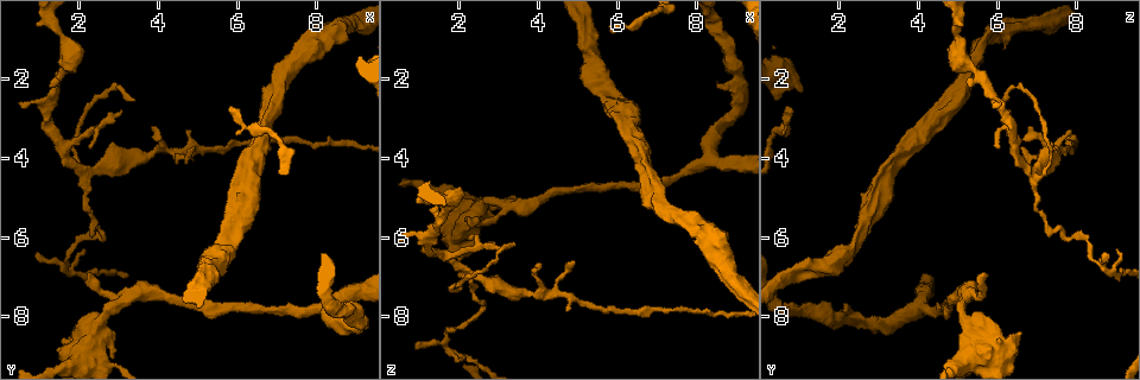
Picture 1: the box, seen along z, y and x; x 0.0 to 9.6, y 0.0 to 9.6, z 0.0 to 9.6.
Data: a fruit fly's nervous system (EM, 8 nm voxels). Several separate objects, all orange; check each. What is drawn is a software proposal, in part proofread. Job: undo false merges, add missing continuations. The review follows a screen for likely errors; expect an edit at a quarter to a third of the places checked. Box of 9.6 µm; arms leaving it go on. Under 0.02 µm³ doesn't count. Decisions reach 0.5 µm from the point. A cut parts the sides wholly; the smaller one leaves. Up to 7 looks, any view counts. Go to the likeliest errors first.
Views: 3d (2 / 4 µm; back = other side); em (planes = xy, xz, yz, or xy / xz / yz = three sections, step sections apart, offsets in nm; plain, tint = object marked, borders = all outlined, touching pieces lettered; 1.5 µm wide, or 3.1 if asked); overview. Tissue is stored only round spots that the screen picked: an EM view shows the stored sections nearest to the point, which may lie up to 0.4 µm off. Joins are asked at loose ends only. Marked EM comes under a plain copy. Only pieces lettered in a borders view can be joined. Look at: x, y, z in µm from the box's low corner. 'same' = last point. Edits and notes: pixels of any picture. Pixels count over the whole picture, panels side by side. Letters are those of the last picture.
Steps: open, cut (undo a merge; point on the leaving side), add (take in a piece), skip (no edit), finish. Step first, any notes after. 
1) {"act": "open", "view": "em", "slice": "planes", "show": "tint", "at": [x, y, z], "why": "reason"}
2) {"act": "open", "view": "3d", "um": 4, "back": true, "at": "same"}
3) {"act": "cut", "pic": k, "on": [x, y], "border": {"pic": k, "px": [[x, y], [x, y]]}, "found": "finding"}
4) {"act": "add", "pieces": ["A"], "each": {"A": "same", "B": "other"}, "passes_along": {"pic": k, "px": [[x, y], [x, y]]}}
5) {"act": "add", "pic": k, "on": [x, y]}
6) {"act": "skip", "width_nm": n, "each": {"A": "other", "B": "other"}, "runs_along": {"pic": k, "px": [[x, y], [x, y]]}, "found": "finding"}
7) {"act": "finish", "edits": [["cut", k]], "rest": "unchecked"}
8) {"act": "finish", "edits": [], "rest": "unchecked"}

{"act": "open", "view": "3d", "um": 2, "at": [2.30, 6.95, 5.75], "why": "free end"}

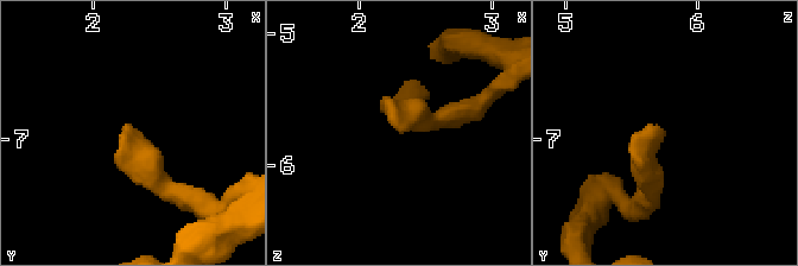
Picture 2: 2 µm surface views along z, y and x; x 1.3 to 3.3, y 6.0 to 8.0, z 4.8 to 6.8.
{"act": "open", "view": "em", "slice": "xy", "step": 8, "show": "borders", "at": [2.28, 6.92, 5.74], "why": "now the EM"}

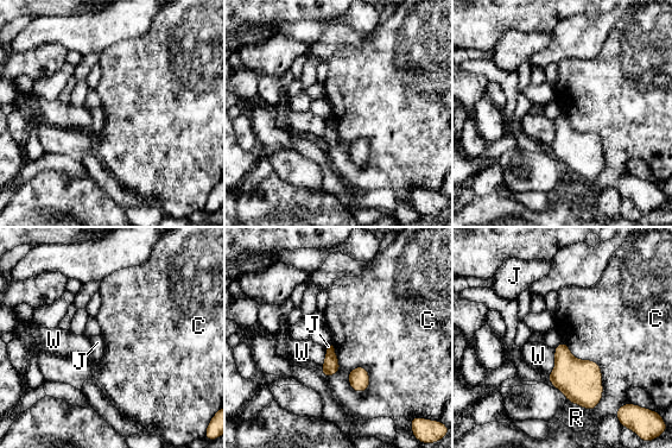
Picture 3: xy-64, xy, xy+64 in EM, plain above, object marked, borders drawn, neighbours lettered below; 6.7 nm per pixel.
{"act": "open", "view": "em", "slice": "planes", "show": "borders", "at": "same"}

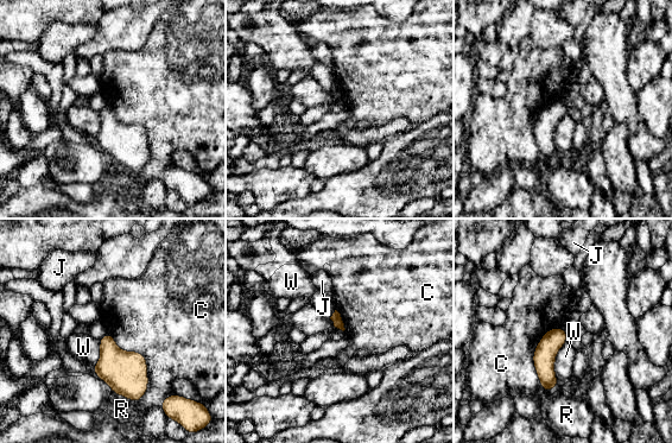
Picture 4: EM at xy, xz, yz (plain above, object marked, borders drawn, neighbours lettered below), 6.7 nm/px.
{"act": "skip", "each": {"C": "other", "J": "other", "R": "other", "W": "other"}, "runs_along": {"pic": 4, "px": [[558, 330], [545, 352], [545, 387]]}, "found": "no lettered piece goes on from it"}

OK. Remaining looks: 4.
{"act": "open", "view": "em", "slice": "planes", "show": "borders", "at": [7.85, 0.70, 5.95]}

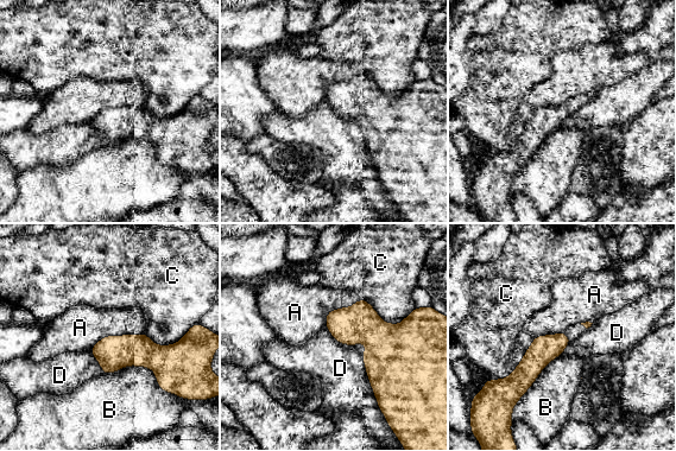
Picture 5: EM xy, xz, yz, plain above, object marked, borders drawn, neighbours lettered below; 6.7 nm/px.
{"act": "skip", "longest_contact_nm": ["B", 460], "each": {"A": "other", "B": "other", "C": "other", "D": "other"}, "border": {"pic": 5, "px": [[361, 356], [378, 407]]}, "found": "no lettered piece goes on from it"}

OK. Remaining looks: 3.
{"act": "open", "view": "3d", "um": 4, "at": [1.60, 6.85, 8.70], "why": "abrupt turn"}

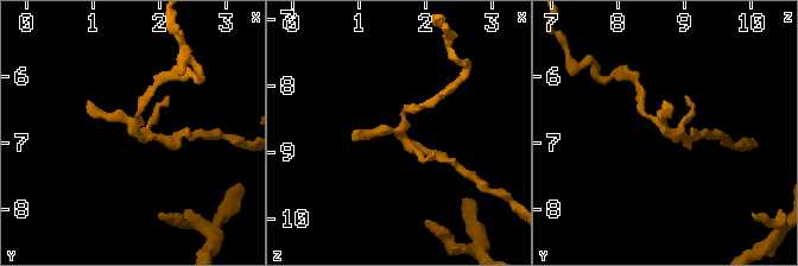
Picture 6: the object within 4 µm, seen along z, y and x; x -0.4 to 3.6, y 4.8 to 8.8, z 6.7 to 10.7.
{"act": "open", "view": "em", "slice": "xy", "step": 8, "show": "borders", "at": [1.60, 6.80, 8.75]}

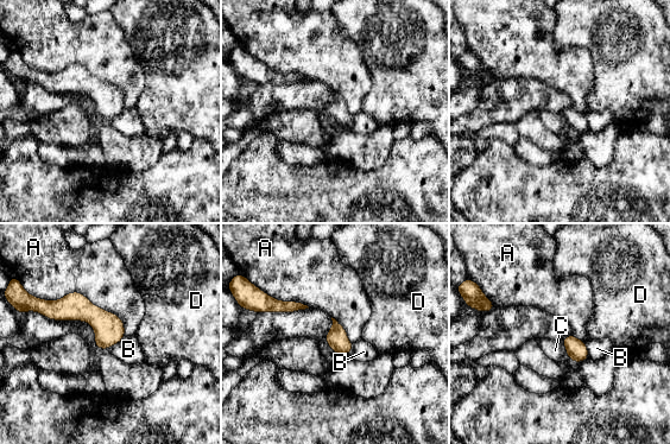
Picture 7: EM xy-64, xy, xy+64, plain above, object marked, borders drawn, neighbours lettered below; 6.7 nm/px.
{"act": "open", "view": "em", "slice": "planes", "show": "borders", "at": "same"}

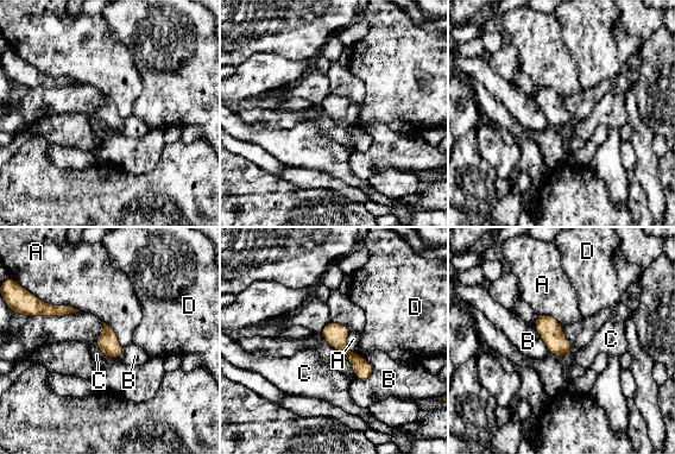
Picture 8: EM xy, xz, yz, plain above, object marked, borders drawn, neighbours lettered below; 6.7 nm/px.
{"act": "skip", "each": {"A": "other", "B": "other", "C": "other", "D": "other"}, "found": "all the same cell"}

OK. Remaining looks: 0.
{"act": "finish", "edits": [], "rest": "unchecked"}

